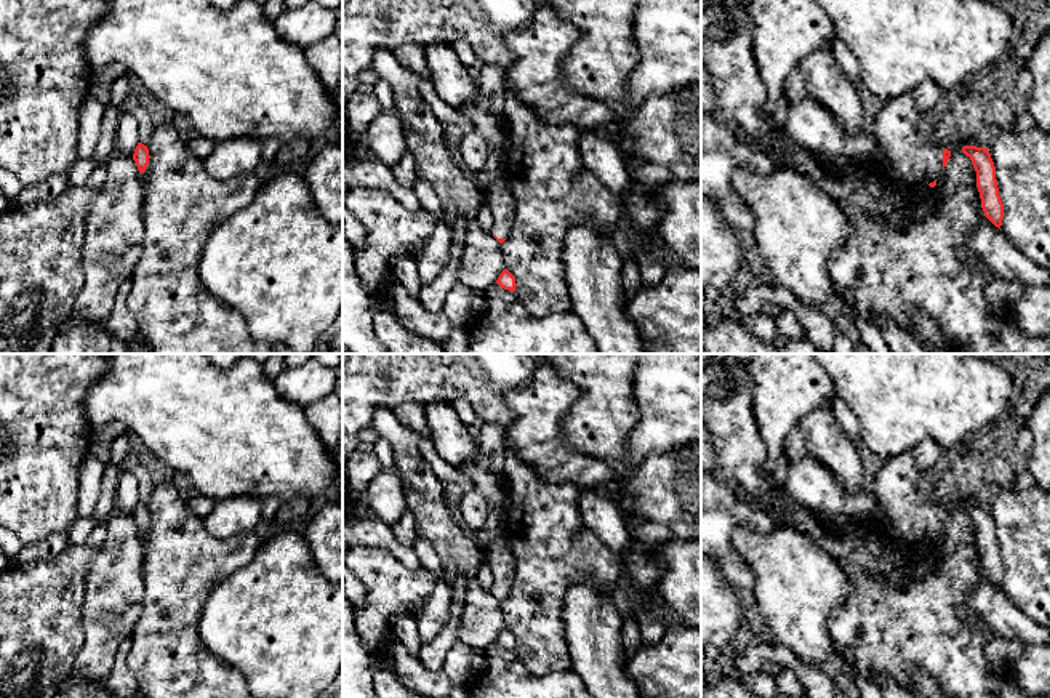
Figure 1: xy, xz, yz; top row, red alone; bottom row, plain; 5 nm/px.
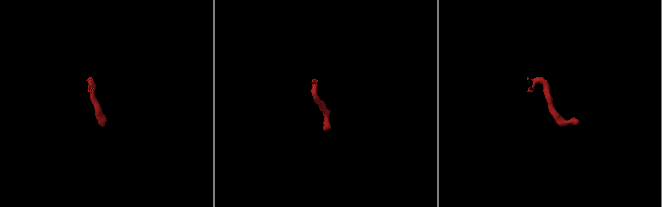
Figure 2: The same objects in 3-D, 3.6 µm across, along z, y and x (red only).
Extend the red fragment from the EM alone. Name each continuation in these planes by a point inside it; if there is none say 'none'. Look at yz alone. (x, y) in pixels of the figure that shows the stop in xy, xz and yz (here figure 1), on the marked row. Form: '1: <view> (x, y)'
1: yz (905, 154)

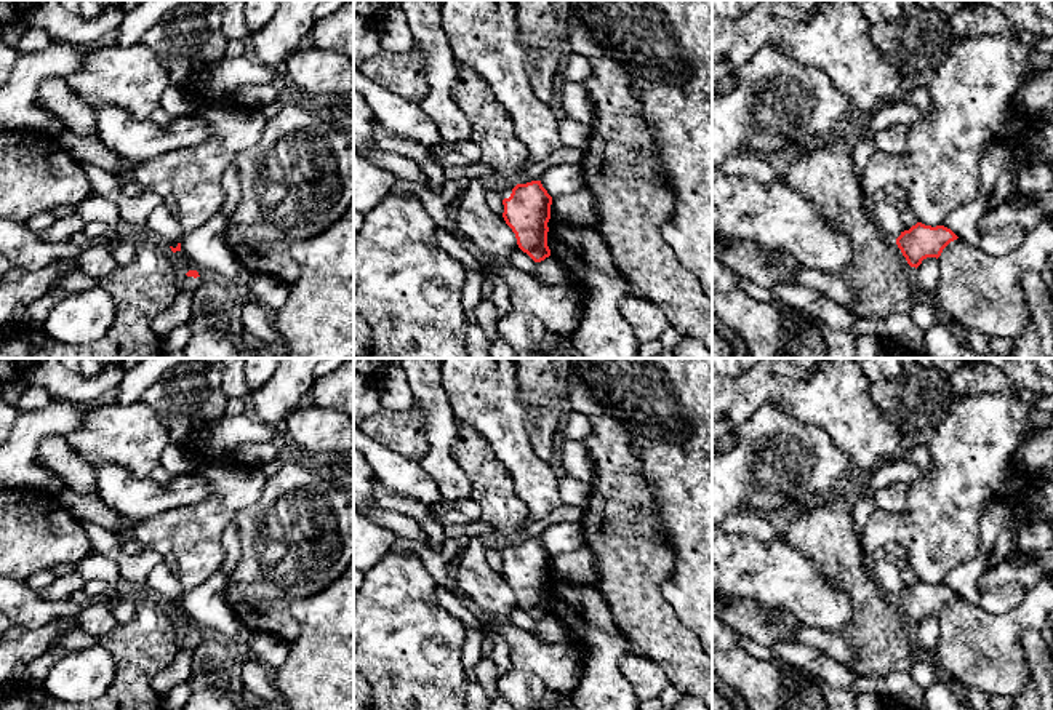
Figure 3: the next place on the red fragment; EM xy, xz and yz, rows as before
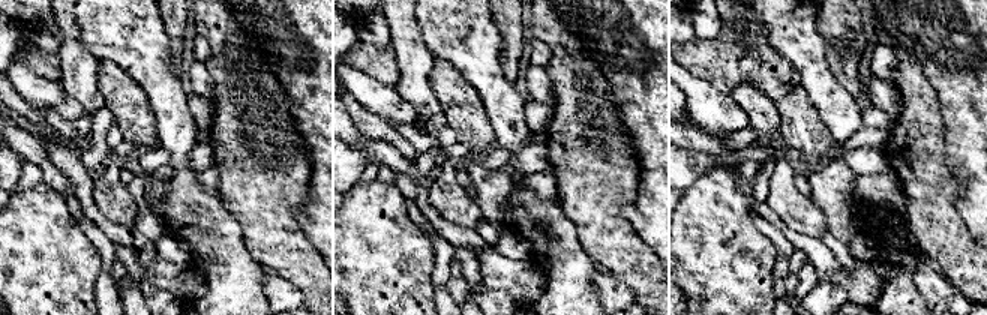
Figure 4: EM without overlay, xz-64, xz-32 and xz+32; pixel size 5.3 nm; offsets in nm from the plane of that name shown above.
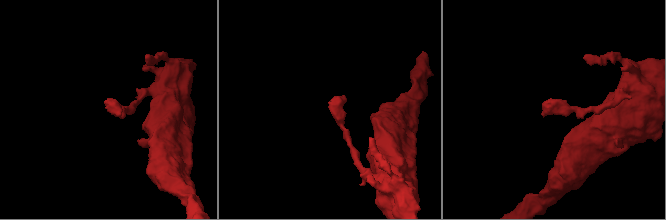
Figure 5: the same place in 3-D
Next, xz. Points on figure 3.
1: xz (504, 189)

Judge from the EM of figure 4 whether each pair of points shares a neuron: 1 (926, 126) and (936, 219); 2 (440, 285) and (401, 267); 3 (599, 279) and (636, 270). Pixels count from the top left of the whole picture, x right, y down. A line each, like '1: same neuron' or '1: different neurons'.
1: same neuron
2: different neurons
3: different neurons

